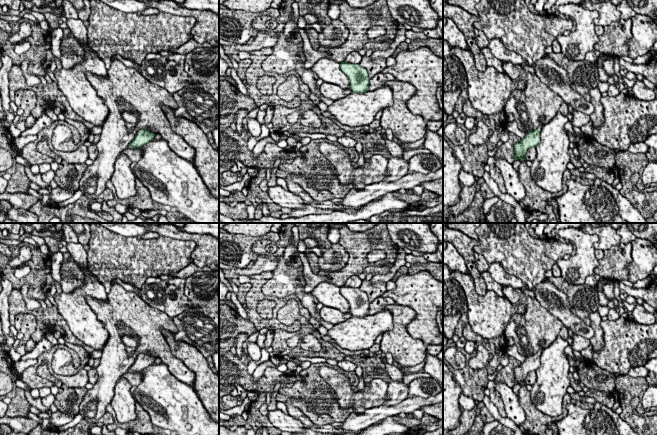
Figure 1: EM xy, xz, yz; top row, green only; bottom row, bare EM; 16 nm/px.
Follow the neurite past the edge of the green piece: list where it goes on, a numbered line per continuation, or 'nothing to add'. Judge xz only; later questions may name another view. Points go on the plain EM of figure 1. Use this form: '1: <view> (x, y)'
nothing to add

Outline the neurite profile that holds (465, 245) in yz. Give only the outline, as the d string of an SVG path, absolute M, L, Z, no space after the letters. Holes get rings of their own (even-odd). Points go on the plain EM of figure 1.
M443 225L443 240L452 243L458 253L464 258L467 269L474 280L476 293L484 296L487 292L486 284L477 269L474 257L474 247L477 245L477 240L445 225Z

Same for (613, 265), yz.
M620 243L604 251L604 257L599 260L595 274L611 281L629 280L627 265L631 263L631 243Z

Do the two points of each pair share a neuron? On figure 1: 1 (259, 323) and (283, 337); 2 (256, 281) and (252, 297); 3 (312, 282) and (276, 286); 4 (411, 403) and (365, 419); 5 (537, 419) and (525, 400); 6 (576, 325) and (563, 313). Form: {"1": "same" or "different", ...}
{"1": "different", "2": "same", "3": "different", "4": "same", "5": "same", "6": "same"}

